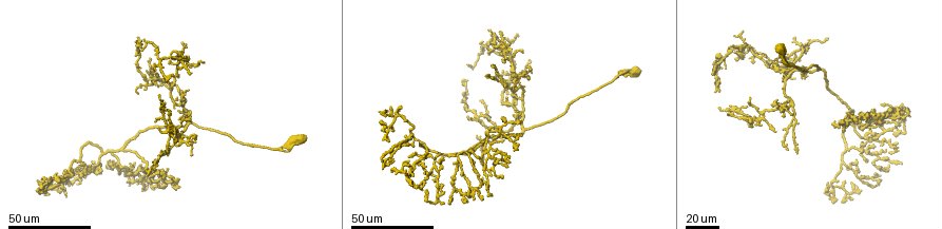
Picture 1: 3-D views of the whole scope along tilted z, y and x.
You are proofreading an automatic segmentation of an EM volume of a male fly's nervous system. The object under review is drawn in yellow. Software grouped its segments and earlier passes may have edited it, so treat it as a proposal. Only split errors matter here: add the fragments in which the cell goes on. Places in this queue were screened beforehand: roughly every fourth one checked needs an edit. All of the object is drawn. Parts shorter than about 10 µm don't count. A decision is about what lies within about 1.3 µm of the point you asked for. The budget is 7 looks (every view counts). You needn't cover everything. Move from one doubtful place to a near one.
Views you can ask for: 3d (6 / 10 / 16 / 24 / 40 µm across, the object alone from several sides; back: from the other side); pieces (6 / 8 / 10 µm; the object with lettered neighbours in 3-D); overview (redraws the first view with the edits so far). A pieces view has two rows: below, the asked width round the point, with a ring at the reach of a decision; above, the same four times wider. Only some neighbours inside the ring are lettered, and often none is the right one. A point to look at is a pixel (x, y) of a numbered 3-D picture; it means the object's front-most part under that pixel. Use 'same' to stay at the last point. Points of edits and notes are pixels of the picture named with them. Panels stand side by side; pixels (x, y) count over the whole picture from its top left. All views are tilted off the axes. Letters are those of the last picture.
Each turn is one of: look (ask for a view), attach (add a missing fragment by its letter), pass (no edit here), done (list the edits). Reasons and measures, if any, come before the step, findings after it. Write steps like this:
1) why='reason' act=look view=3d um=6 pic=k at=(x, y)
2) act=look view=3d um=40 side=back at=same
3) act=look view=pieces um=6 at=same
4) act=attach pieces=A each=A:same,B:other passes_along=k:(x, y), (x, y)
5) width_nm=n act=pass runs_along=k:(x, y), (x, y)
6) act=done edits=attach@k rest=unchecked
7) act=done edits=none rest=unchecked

why='branch stops here' act=look view=3d um=40 pic=1 at=(454, 179)

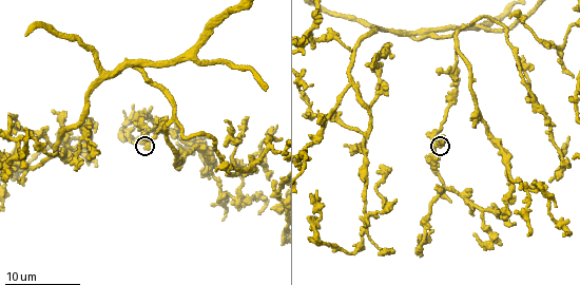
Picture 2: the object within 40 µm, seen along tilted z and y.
act=look view=pieces um=10 pic=2 at=(146, 148)

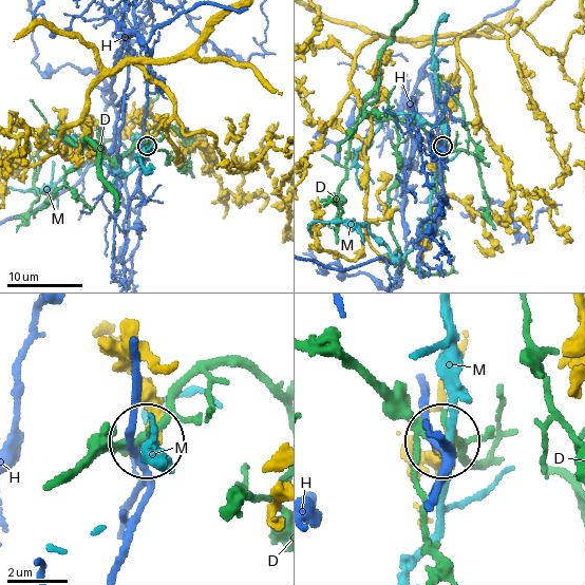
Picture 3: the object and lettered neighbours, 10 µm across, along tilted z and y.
width_nm=350 act=pass each=D:other,H:other,M:other found='no lettered fragment goes on from it'

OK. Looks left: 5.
act=look view=pieces um=8 pic=2 at=(527, 235)

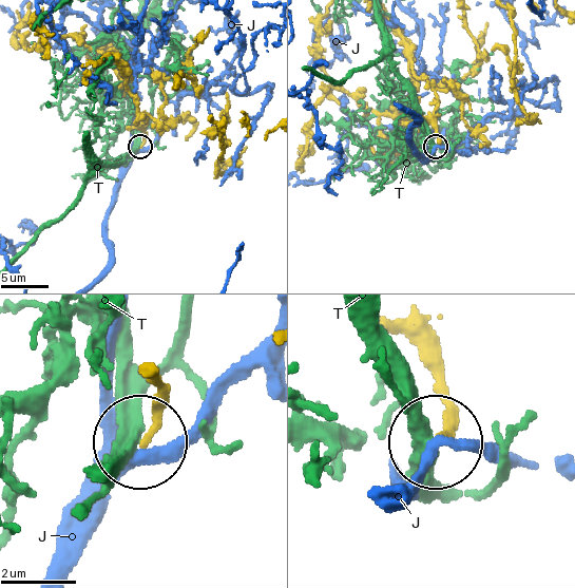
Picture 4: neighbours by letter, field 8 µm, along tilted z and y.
act=pass each=J:other,T:other found='none of them fits'

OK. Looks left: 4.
why='branch stops here' act=look view=3d um=40 pic=1 at=(895, 107)

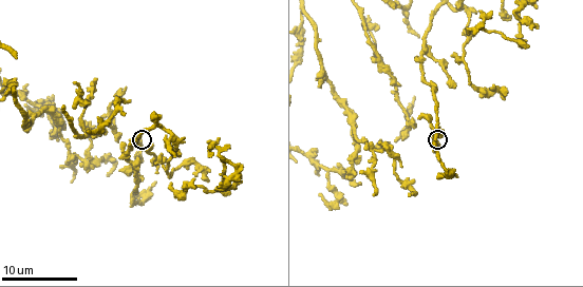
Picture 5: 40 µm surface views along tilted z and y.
act=look view=3d um=6 pic=5 at=(142, 142)

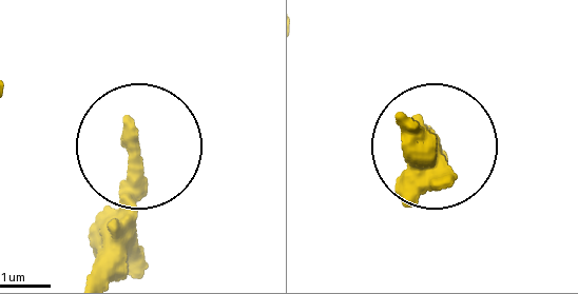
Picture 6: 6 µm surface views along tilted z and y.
act=look view=pieces um=10 pic=6 at=(127, 130)

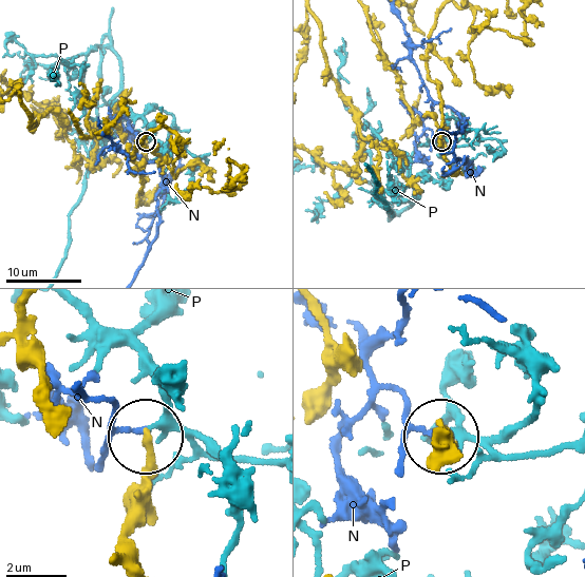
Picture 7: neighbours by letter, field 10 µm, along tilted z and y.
act=pass each=N:other,P:other found='no lettered fragment goes on from it'

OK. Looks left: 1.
act=done edits=none rest=unchecked

